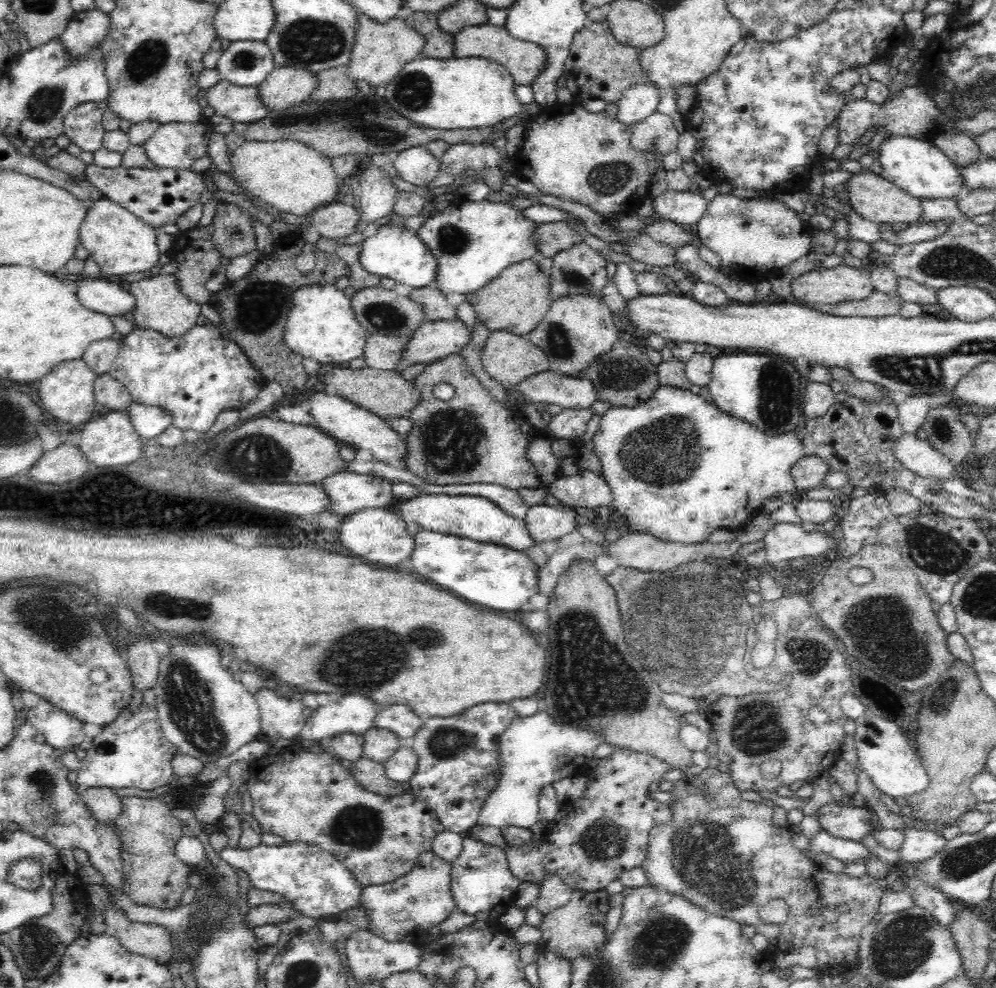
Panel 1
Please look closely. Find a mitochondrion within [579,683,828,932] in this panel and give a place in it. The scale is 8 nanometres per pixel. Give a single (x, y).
(710, 861)

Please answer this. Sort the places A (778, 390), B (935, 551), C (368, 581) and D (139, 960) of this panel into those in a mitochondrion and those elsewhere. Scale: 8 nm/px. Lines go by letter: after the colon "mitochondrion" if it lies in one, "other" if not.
A: mitochondrion
B: mitochondrion
C: other
D: other

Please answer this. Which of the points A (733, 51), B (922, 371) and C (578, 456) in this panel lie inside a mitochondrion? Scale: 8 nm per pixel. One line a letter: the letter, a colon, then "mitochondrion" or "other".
A: other
B: mitochondrion
C: other

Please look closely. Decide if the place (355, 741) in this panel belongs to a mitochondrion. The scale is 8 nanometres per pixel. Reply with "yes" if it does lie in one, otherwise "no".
no

